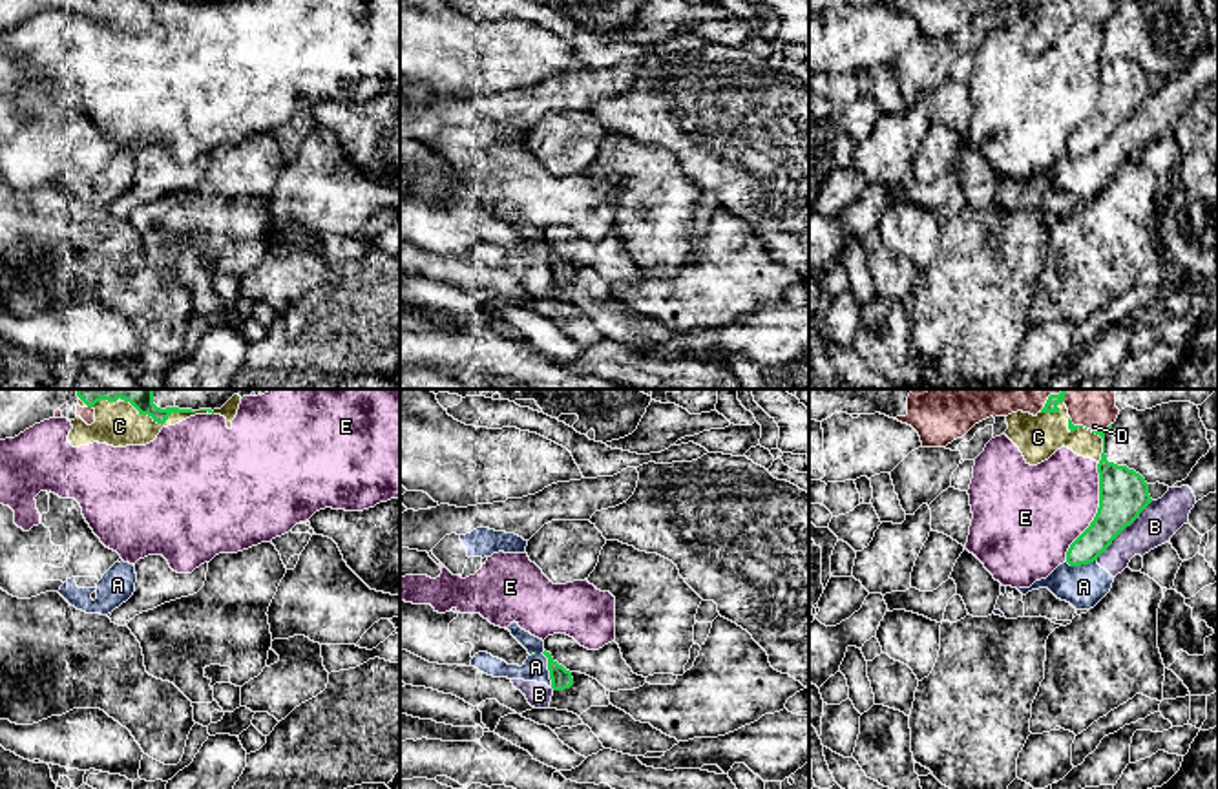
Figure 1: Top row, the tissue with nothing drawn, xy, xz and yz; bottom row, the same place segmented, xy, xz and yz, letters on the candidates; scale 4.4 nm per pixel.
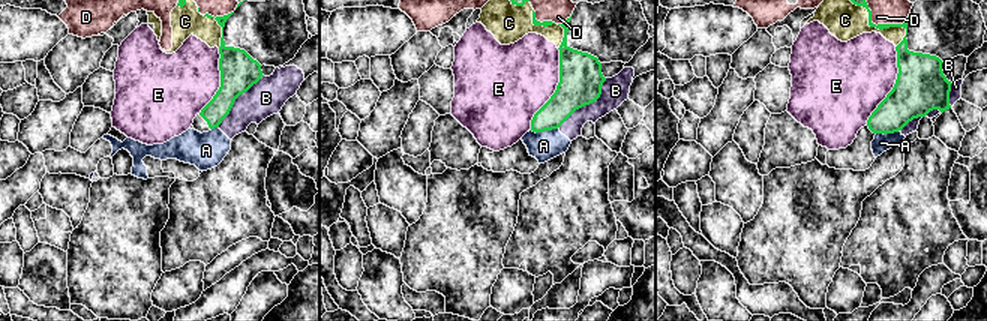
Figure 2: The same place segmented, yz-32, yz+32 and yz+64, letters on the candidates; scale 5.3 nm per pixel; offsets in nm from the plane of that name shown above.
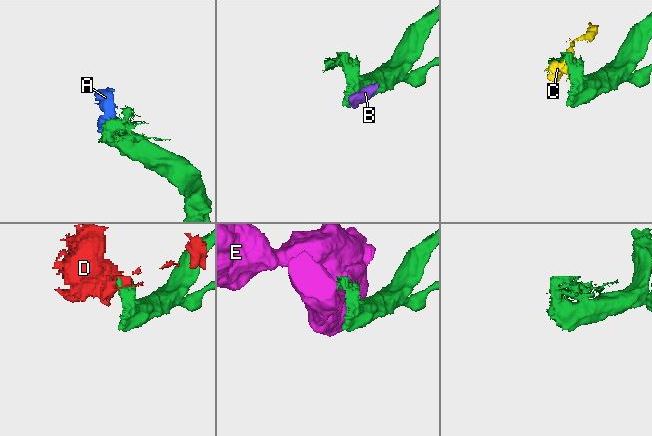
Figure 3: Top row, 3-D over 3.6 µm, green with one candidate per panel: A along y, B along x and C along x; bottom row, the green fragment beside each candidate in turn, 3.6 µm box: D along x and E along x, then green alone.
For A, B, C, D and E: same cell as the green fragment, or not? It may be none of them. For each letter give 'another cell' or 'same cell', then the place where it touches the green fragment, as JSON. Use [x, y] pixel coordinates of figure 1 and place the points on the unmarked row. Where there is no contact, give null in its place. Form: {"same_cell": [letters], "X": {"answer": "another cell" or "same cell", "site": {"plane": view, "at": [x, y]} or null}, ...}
{"same_cell": [], "A": {"answer": "another cell", "site": {"plane": "xz", "at": [548, 260]}}, "B": {"answer": "another cell", "site": {"plane": "yz", "at": [1123, 119]}}, "C": {"answer": "another cell", "site": {"plane": "yz", "at": [1092, 22]}}, "D": {"answer": "another cell", "site": {"plane": "yz", "at": [1089, 21]}}, "E": {"answer": "another cell", "site": {"plane": "yz", "at": [1098, 103]}}}

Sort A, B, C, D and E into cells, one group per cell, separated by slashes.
A B / C E / D

